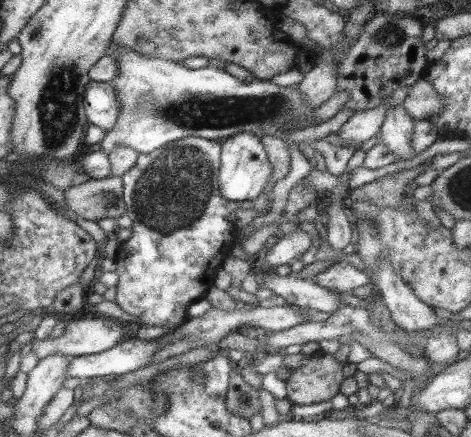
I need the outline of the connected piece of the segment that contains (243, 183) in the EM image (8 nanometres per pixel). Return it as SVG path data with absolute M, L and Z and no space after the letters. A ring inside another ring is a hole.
M239 133L228 137L220 145L220 163L216 176L216 187L219 196L229 202L253 200L259 196L265 184L271 178L271 165L267 162L266 152L260 138L252 133Z

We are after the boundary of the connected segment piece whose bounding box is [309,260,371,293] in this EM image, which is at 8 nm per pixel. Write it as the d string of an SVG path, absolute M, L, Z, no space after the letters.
M346 260L337 261L324 271L309 277L309 280L327 290L335 290L339 293L350 293L353 288L359 288L371 282L363 270L350 266Z

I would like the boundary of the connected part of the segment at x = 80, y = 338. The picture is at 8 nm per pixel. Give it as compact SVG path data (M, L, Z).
M96 315L85 320L68 320L63 333L55 340L31 341L31 353L43 359L58 353L65 357L87 356L109 350L126 338L123 324Z

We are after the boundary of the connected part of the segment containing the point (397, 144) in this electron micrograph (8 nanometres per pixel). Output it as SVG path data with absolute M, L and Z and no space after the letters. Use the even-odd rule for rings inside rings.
M399 105L386 107L385 119L381 122L380 143L387 146L391 154L397 156L397 162L409 160L413 157L411 153L411 134L413 134L414 120Z

